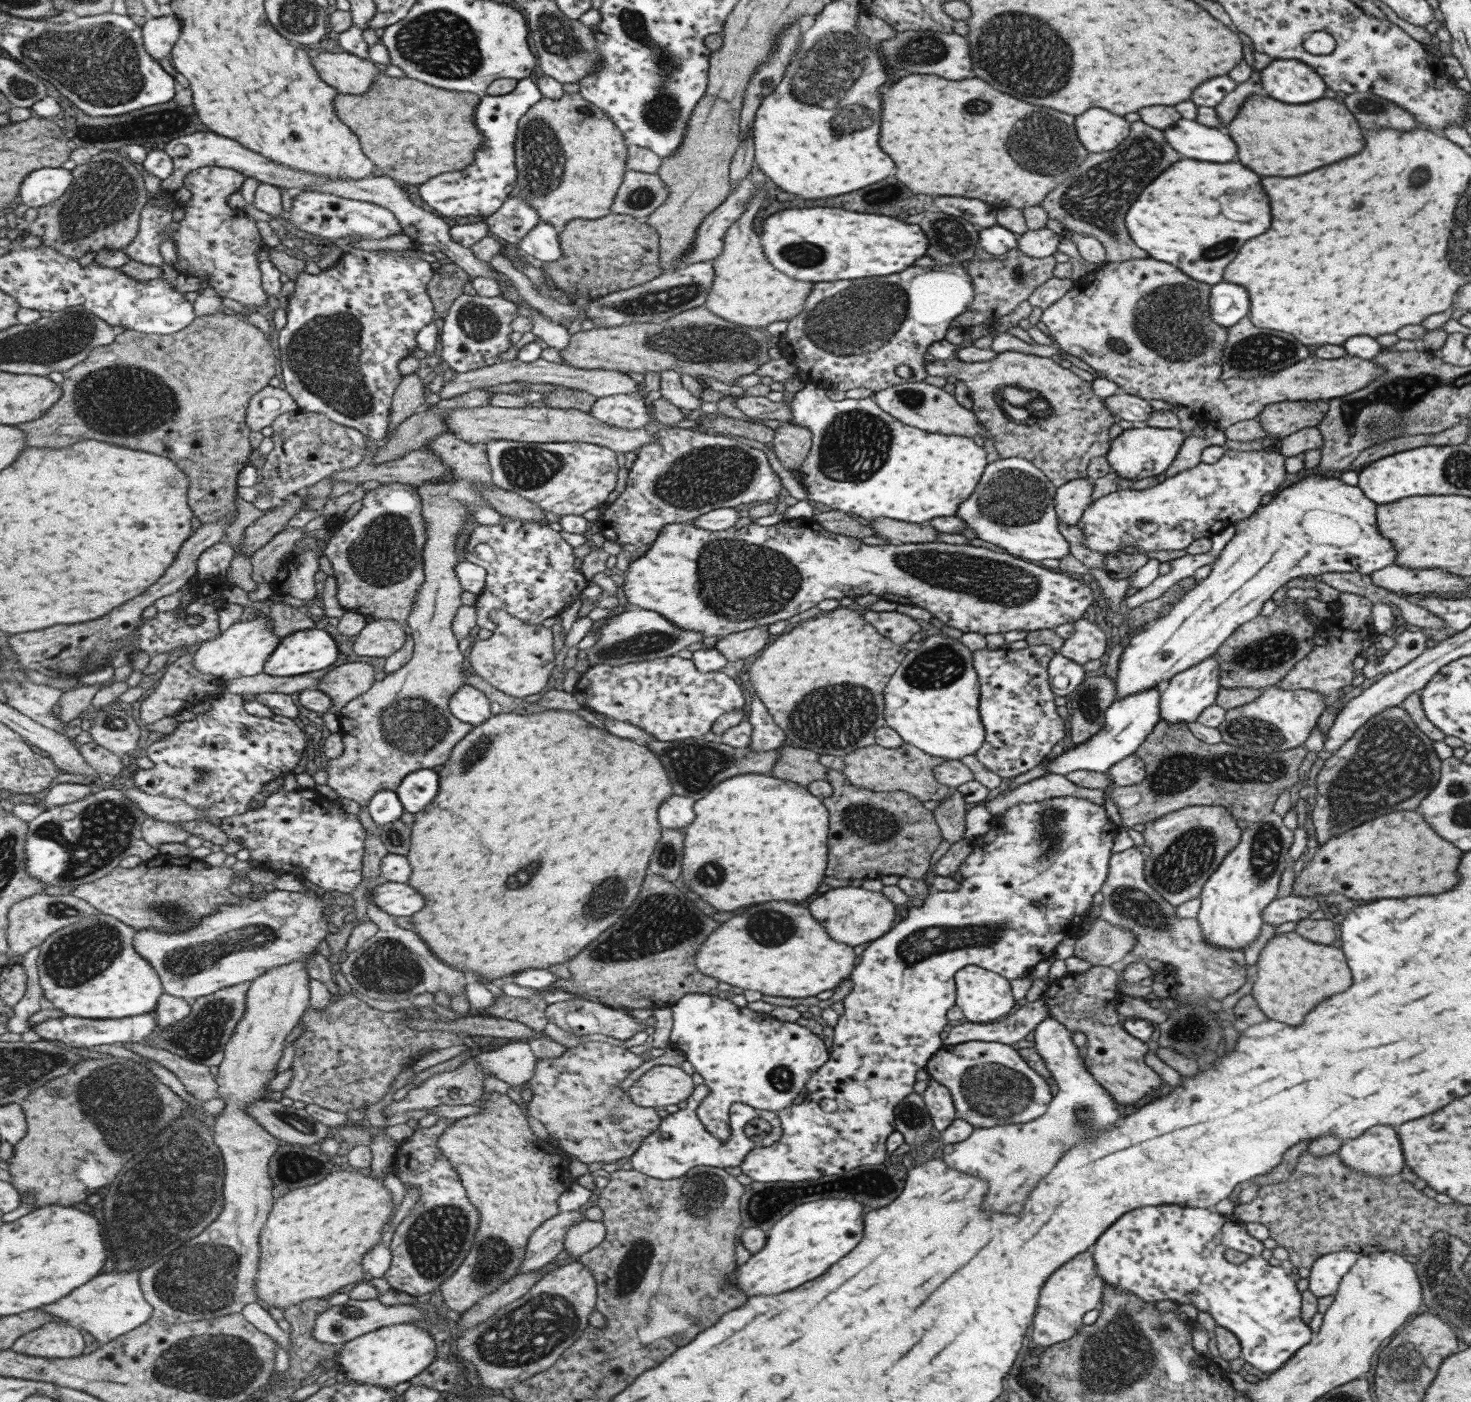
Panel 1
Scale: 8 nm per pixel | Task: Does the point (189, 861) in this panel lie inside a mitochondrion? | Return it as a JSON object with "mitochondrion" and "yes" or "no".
{"mitochondrion":"no"}

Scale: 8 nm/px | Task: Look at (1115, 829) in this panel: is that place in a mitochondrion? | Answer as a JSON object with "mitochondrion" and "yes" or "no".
{"mitochondrion":"no"}

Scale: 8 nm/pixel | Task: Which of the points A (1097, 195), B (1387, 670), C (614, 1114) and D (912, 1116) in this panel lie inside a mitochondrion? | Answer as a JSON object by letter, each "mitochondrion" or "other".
{"A":"mitochondrion","B":"other","C":"mitochondrion","D":"mitochondrion"}

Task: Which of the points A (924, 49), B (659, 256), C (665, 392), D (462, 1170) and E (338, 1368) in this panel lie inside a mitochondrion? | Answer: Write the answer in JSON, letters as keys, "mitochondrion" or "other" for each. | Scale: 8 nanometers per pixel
{"A":"mitochondrion","B":"other","C":"other","D":"other","E":"other"}

